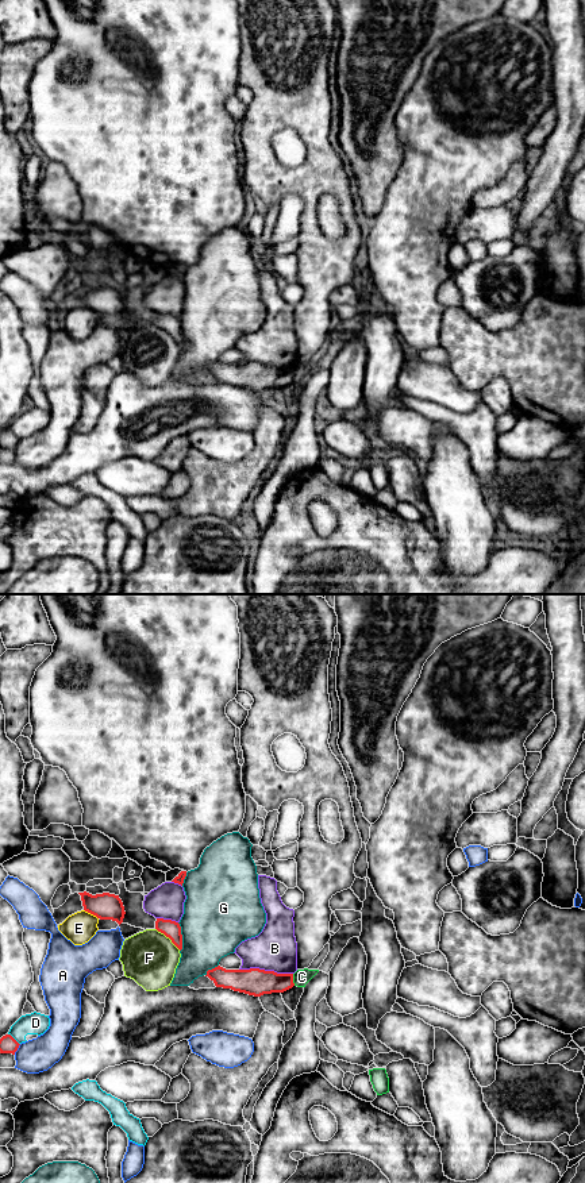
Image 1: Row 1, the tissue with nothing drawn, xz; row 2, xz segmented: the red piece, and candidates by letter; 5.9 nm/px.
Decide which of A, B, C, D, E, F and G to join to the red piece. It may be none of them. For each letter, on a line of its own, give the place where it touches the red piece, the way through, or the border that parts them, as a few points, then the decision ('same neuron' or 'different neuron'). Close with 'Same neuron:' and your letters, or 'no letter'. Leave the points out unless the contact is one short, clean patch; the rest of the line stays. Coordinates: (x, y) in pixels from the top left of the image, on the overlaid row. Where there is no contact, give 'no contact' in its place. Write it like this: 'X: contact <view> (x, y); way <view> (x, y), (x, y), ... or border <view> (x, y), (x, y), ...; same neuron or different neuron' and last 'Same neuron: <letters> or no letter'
A: contact xz (16, 1049); different neuron
B: contact xz (266, 971); different neuron
C: contact xz (292, 979); border xz (292, 974), (295, 985); different neuron
D: contact xz (14, 1039); border xz (8, 1033), (19, 1044); different neuron
E: contact xz (91, 913); different neuron
F: contact xz (168, 936); different neuron
G: contact xz (181, 937); different neuron
Same neuron: no letter

